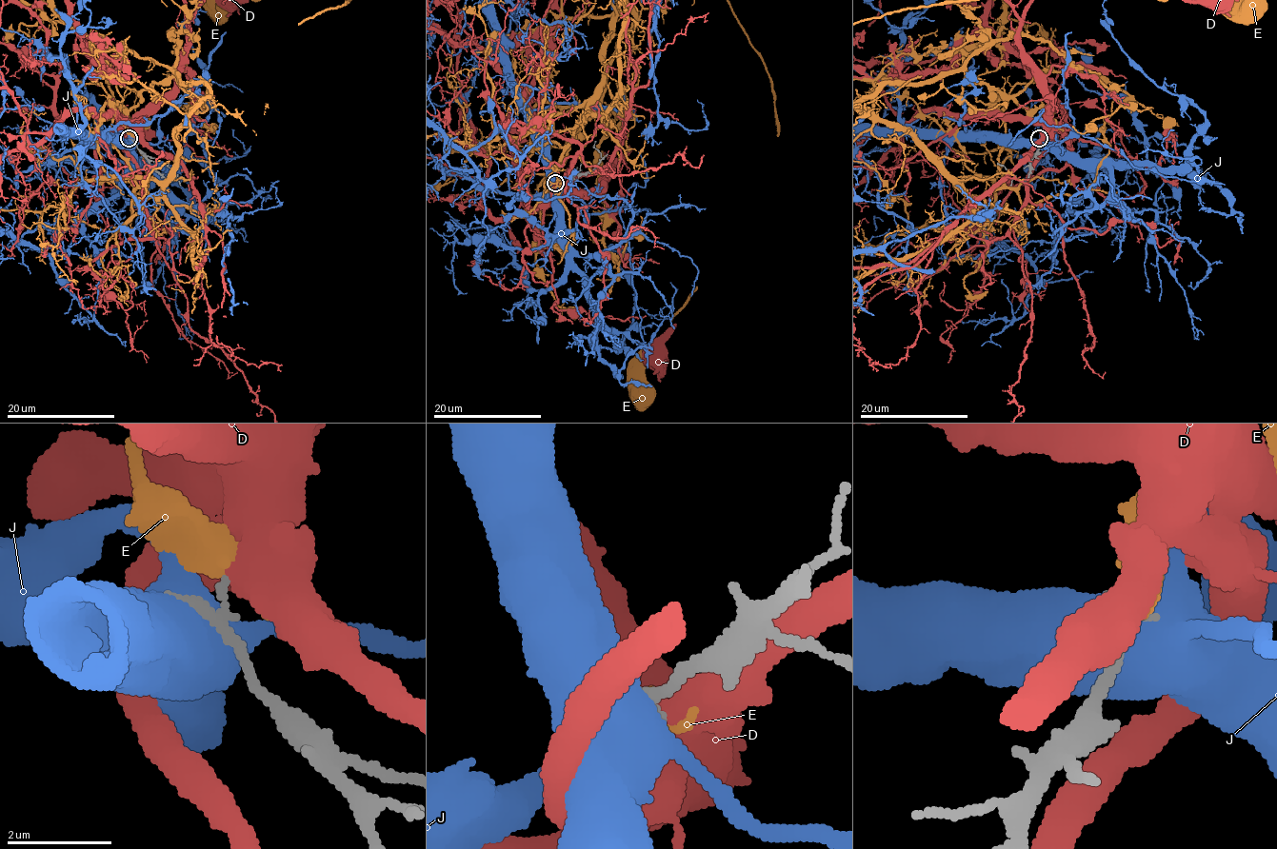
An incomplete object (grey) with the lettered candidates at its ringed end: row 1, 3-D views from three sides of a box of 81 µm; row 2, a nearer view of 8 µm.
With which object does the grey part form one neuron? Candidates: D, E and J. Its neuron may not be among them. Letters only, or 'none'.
none

